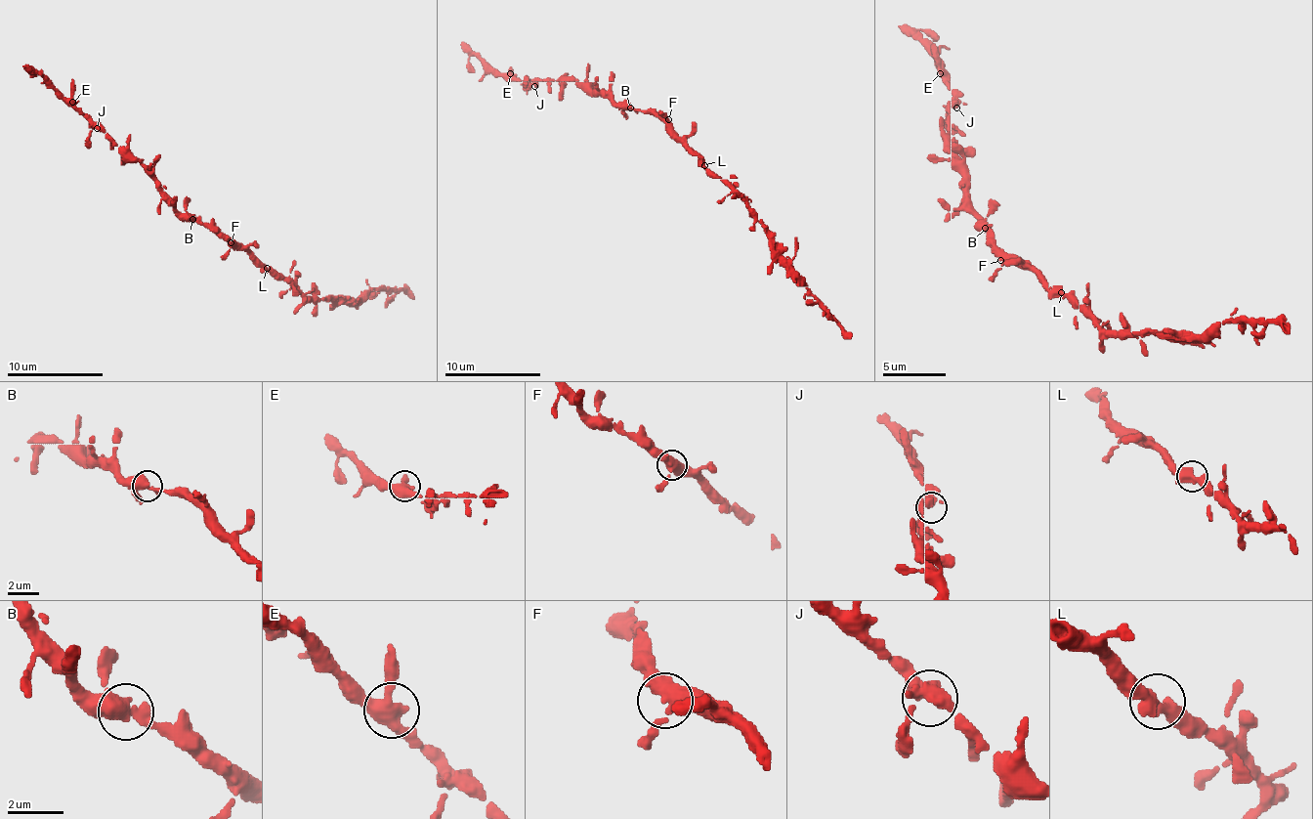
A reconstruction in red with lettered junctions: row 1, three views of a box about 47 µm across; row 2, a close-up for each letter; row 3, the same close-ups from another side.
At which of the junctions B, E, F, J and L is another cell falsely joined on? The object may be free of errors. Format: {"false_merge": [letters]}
{"false_merge": []}

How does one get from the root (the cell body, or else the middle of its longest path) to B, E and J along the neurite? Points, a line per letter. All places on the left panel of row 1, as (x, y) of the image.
B: (229, 240), (192, 219)
E: (229, 240), (202, 224), (186, 219), (159, 183), (99, 130), (72, 102)
J: (229, 240), (202, 224), (186, 219), (159, 183), (97, 128)

